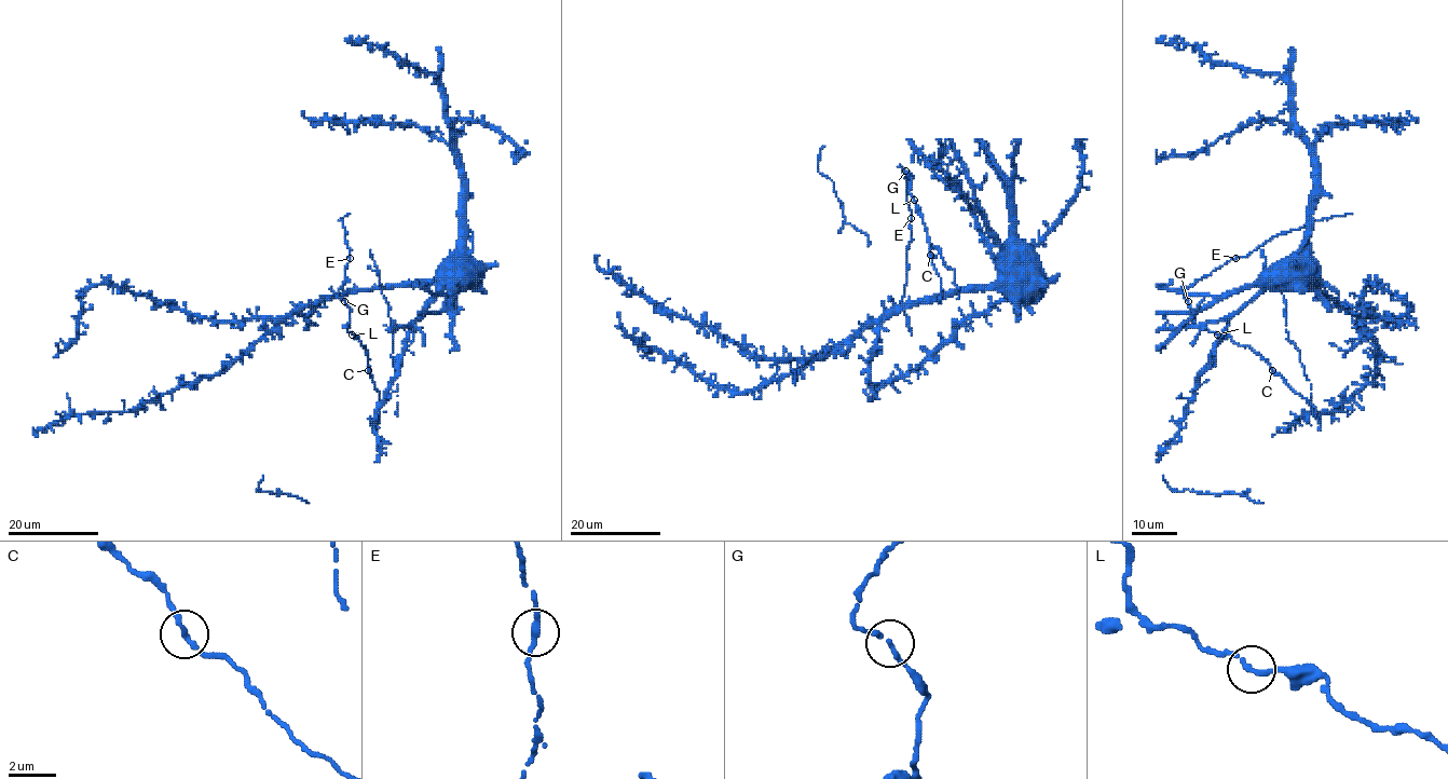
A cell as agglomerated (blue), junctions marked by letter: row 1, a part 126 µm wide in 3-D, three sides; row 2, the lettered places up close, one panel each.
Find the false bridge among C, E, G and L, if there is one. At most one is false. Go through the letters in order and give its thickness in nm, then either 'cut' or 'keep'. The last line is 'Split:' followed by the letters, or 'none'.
C: 200 nm thick; keep
E: 220 nm thick; keep
G: 220 nm thick; keep
L: 200 nm thick; keep
Split: none

